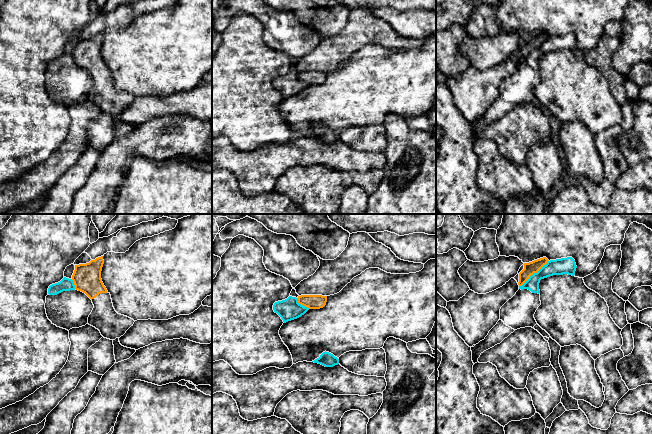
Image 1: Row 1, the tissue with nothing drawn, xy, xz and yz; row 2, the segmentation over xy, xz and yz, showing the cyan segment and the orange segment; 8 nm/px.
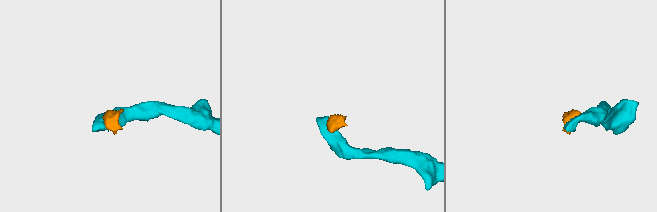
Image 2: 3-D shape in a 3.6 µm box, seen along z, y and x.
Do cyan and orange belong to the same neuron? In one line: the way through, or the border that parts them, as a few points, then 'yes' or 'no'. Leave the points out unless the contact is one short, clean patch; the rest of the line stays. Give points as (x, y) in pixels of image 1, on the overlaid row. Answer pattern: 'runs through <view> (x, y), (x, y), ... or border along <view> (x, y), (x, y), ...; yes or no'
border along yz (548, 260), (519, 286); no

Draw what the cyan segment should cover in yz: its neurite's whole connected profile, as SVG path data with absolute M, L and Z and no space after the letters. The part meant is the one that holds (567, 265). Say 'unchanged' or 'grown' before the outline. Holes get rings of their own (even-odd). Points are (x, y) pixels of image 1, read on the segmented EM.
grown; M572 257L550 260L537 273L519 286L516 294L500 309L500 319L489 331L484 340L471 347L472 361L478 362L480 355L500 344L515 330L525 327L534 327L537 322L534 314L541 305L539 283L541 279L553 275L575 275L576 263Z

